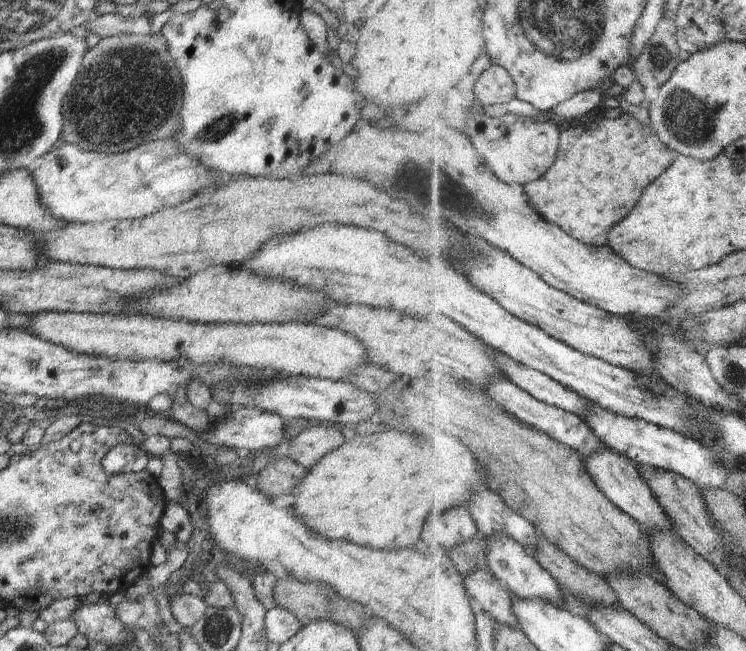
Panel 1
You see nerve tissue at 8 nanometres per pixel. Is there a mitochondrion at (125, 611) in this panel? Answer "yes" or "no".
no

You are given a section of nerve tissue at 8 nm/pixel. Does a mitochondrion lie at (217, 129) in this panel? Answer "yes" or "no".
yes

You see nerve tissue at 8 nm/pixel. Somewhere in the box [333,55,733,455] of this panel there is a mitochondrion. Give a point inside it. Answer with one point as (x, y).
(687, 120)

